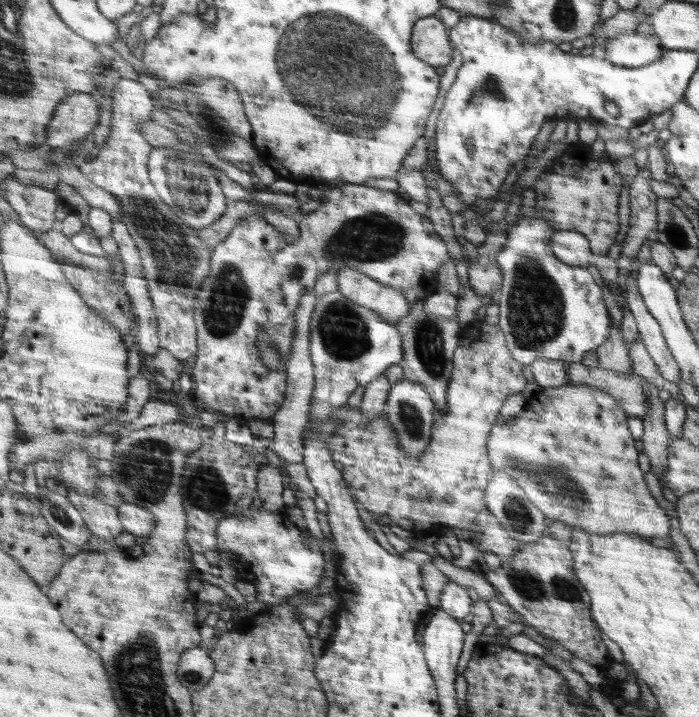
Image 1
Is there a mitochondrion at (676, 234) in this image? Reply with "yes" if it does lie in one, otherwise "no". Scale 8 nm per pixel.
yes

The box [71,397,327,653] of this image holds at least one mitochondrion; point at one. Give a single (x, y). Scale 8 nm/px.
(147, 469)

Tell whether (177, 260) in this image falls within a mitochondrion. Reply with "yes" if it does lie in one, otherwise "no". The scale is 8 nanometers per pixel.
yes

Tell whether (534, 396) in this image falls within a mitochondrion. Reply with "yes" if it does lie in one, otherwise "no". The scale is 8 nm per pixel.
no

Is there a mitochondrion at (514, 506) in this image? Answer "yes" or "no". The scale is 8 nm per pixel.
yes

